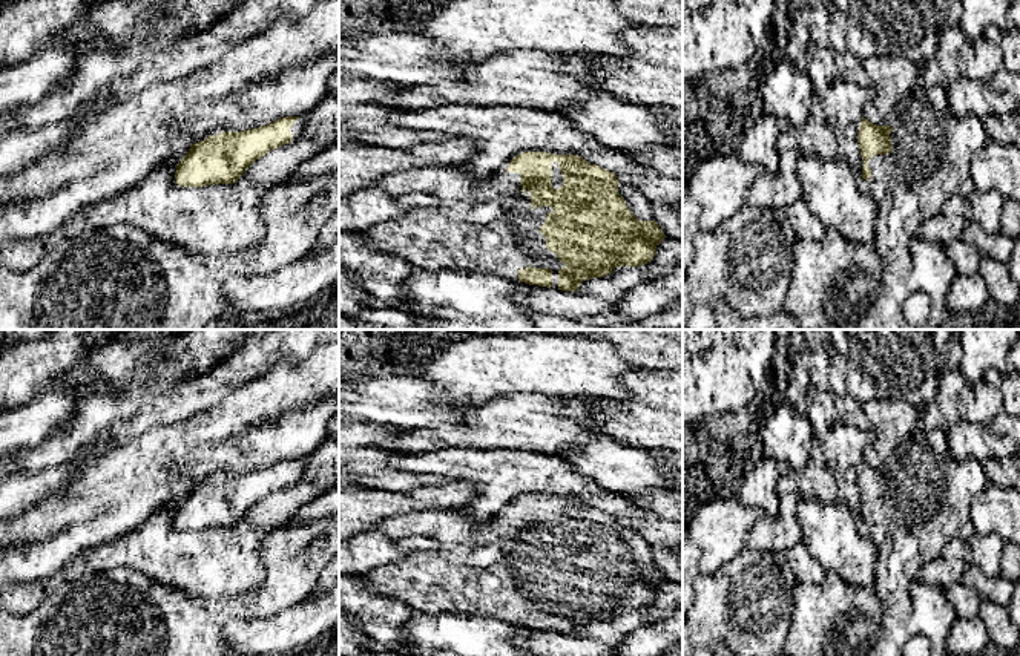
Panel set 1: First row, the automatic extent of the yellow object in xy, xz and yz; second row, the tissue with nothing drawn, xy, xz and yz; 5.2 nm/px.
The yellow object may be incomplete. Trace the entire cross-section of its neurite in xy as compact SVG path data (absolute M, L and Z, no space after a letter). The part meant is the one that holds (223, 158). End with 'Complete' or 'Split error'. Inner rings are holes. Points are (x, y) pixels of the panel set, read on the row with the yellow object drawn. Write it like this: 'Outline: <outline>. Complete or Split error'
Outline: M304 115L279 118L242 132L221 132L190 146L178 162L179 187L235 184L244 172L270 150L296 139L305 126Z. Split error

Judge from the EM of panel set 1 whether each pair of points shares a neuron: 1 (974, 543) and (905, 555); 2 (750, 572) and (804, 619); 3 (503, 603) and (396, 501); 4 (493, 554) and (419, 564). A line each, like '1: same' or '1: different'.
1: different
2: different
3: different
4: same

